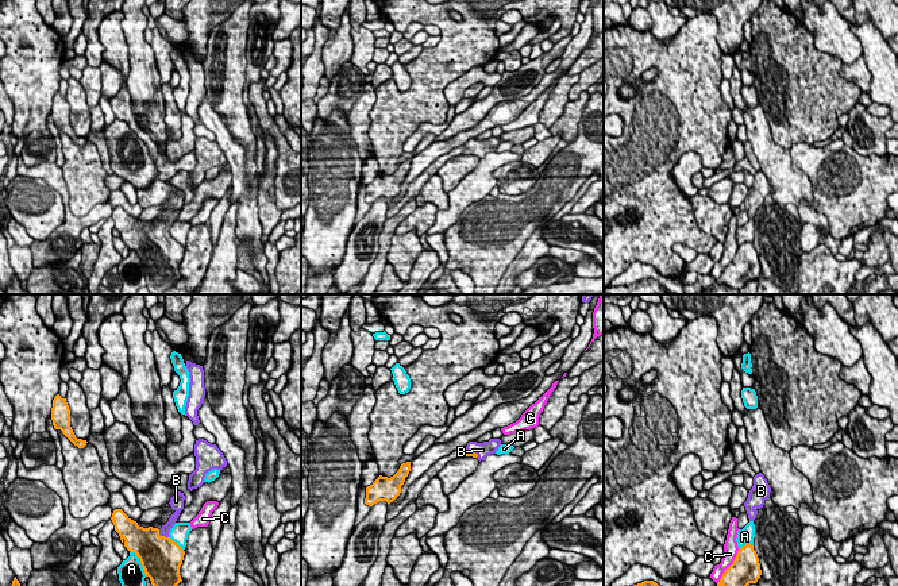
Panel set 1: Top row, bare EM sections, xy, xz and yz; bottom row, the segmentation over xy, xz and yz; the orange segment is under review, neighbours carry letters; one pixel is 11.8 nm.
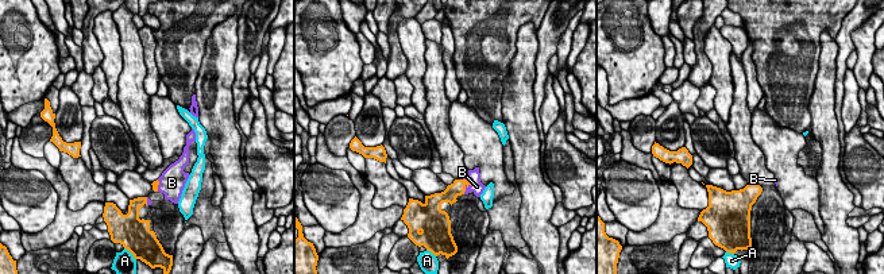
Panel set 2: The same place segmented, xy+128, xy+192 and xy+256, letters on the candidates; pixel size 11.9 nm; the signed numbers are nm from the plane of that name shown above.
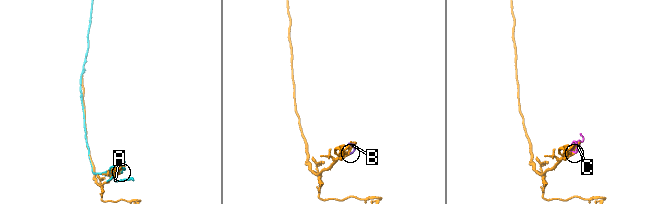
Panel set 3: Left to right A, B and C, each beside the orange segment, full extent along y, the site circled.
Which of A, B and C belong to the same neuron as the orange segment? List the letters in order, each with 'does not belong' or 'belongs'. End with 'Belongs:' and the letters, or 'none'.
A: does not belong
B: belongs
C: does not belong
Belongs: B

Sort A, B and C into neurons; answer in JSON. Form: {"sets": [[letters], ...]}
{"sets": [["A"], ["B"], ["C"]]}

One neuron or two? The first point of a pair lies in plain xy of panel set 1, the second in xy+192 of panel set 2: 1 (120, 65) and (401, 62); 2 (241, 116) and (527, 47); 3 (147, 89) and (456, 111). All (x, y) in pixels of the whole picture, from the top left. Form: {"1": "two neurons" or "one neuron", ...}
{"1": "two neurons", "2": "one neuron", "3": "two neurons"}

